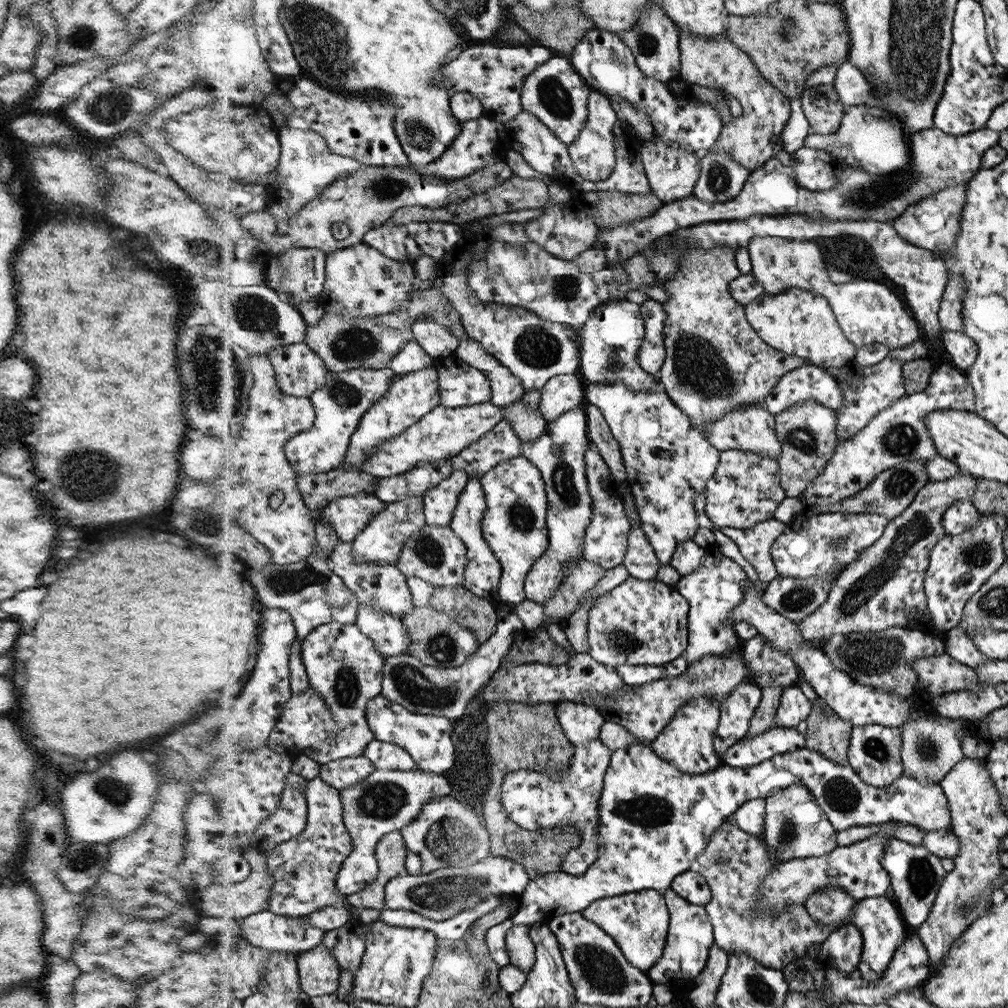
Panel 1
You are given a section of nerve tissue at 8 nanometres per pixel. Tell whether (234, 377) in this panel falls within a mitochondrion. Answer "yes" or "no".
yes

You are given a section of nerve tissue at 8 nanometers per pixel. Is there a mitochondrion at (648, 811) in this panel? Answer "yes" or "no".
yes

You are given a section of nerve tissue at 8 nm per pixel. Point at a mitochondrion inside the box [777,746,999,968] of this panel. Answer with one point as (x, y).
(916, 874)

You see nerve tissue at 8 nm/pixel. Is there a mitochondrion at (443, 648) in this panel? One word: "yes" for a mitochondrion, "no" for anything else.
yes

